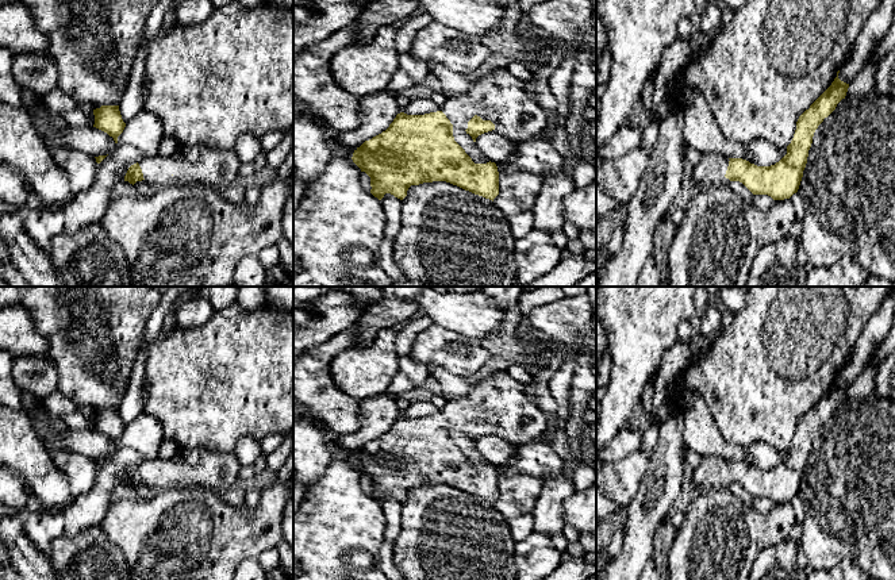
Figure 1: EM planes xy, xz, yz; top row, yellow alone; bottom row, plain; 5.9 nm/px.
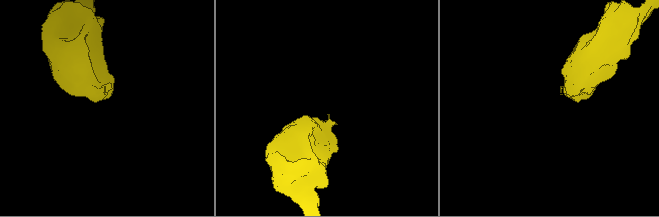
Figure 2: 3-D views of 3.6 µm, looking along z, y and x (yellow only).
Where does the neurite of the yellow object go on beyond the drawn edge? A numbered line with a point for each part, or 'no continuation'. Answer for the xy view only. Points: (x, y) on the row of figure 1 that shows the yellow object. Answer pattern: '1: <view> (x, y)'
1: xy (218, 168)

